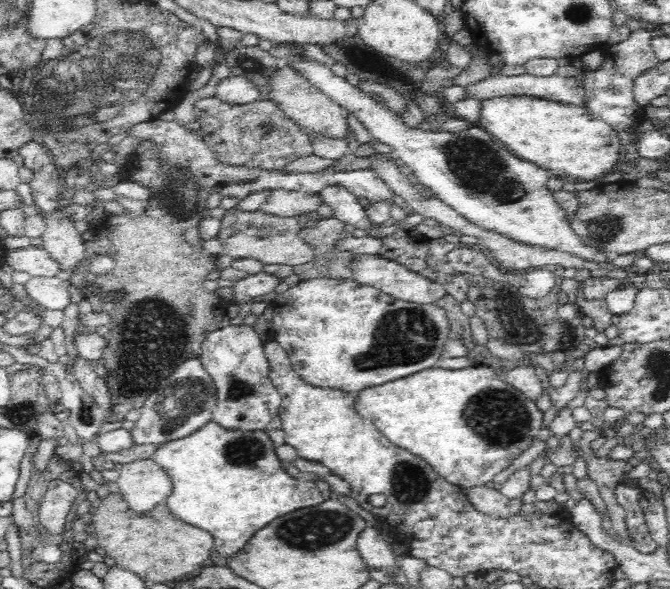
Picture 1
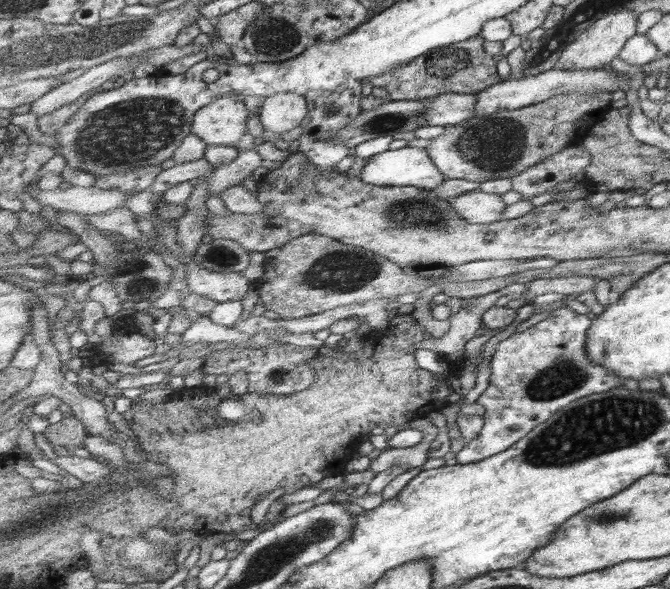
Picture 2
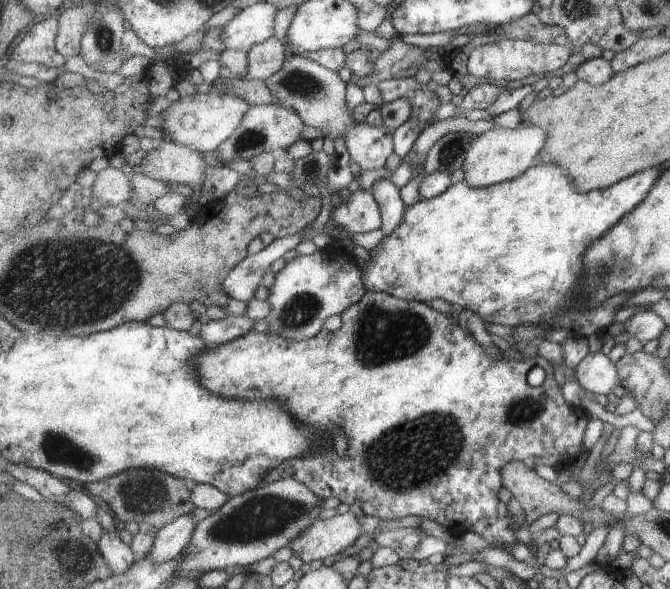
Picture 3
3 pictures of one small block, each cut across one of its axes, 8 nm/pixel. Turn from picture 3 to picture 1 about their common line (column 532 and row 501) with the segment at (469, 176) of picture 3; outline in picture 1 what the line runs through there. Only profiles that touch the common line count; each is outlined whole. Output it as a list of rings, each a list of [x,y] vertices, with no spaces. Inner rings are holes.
[[[142,460],[118,467],[121,496],[128,507],[148,518],[155,509],[167,506],[173,492],[170,476],[154,460]]]

